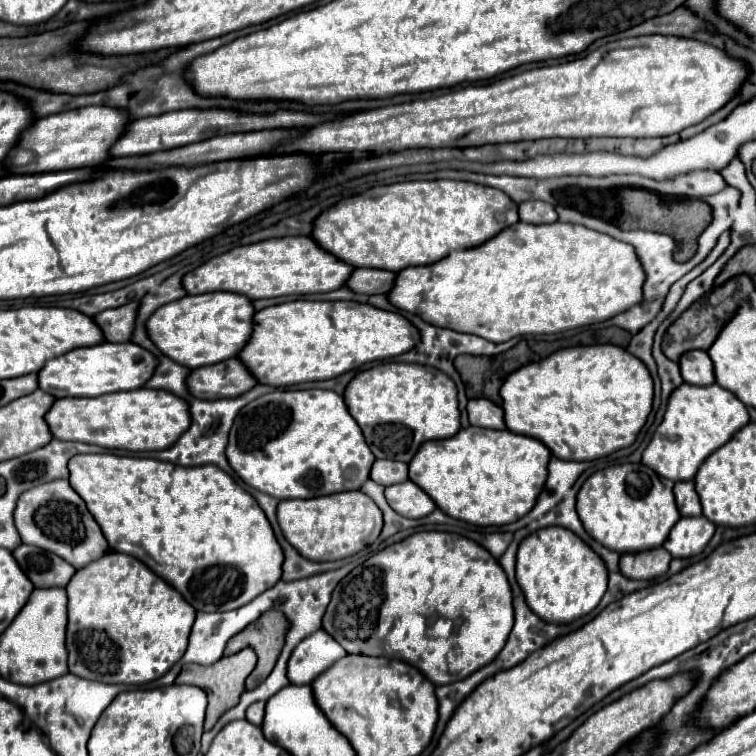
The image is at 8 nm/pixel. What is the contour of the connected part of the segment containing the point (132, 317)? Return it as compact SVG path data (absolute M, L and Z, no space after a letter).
M138 301L126 303L118 309L106 309L94 317L94 321L104 331L106 341L110 343L126 343L132 339L138 315Z

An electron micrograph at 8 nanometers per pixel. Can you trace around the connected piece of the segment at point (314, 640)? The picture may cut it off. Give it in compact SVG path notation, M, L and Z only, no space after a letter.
M318 629L292 651L288 659L288 679L294 685L310 685L342 657L346 657L346 651L324 629Z

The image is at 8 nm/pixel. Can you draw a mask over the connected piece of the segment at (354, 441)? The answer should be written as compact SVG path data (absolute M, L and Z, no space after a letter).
M328 389L272 391L248 403L234 419L226 457L248 487L276 499L310 499L360 489L376 461L342 395Z

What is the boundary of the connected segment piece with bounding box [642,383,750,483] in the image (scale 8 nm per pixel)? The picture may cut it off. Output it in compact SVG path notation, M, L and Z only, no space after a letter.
M684 383L672 393L663 421L642 455L642 463L654 469L660 477L666 477L674 483L692 481L698 467L716 449L728 443L738 429L748 425L748 421L750 419L748 419L746 405L742 405L742 401L734 397L734 393L722 389L720 385L694 387L694 385Z

